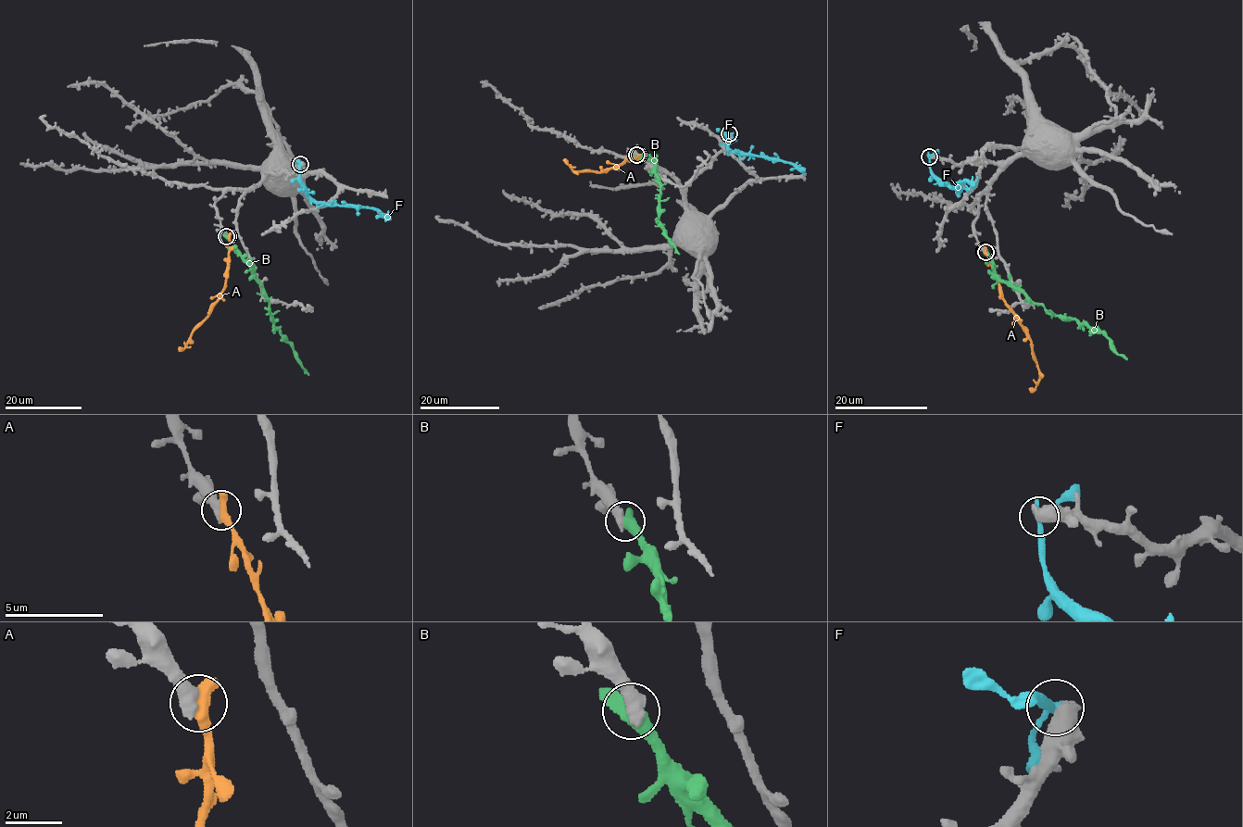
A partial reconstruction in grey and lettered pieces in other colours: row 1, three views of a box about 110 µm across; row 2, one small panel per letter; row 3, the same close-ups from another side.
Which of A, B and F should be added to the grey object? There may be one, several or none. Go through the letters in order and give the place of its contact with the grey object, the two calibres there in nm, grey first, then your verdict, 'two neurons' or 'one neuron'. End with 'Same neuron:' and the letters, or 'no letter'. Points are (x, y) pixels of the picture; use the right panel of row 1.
A: (985, 251) | 480/500 nm | one neuron
B: (985, 252) | 550/480 nm | two neurons
F: (929, 156) | 700/280 nm | two neurons
Same neuron: A

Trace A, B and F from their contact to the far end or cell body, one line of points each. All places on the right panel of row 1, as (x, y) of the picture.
A: (985, 252), (998, 283), (999, 297), (1031, 341), (1039, 379), (1035, 389), (1030, 388)
B: (985, 252), (994, 273), (1048, 310), (1074, 319), (1097, 329), (1110, 341), (1111, 346), (1126, 359)
F: (929, 157), (930, 170), (957, 191), (965, 179), (973, 182), (978, 177)

